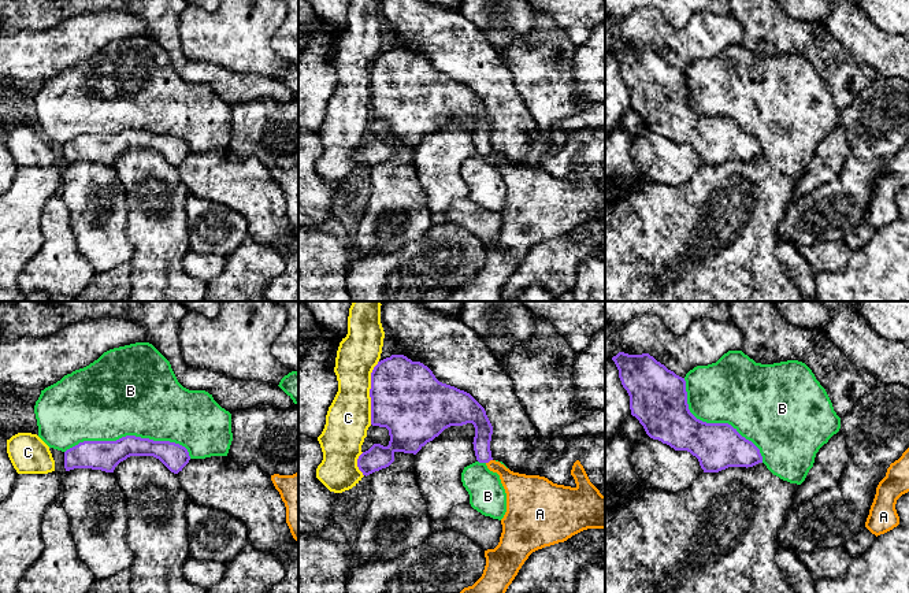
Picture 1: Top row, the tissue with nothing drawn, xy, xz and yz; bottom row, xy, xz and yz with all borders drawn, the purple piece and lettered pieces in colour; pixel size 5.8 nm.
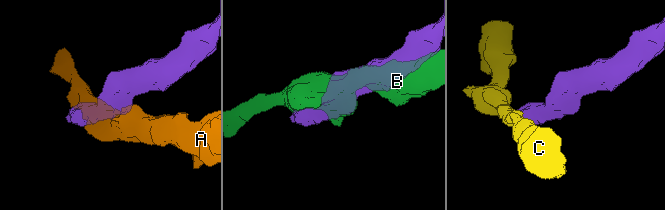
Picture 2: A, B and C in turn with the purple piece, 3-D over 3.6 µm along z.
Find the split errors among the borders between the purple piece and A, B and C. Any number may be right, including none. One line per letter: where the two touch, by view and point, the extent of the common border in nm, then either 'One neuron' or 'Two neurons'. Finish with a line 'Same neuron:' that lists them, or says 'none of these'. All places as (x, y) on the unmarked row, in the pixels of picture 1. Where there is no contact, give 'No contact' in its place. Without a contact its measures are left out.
A: Touches purple at xz (489, 154). Shared border 50 nm. Two neurons
B: Touches purple at xy (130, 129). Shared border 750 nm. Two neurons
C: Touches purple at xz (370, 85). Shared border 380 nm. Two neurons
Same neuron: none of these

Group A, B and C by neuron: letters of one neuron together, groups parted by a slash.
A C / B

